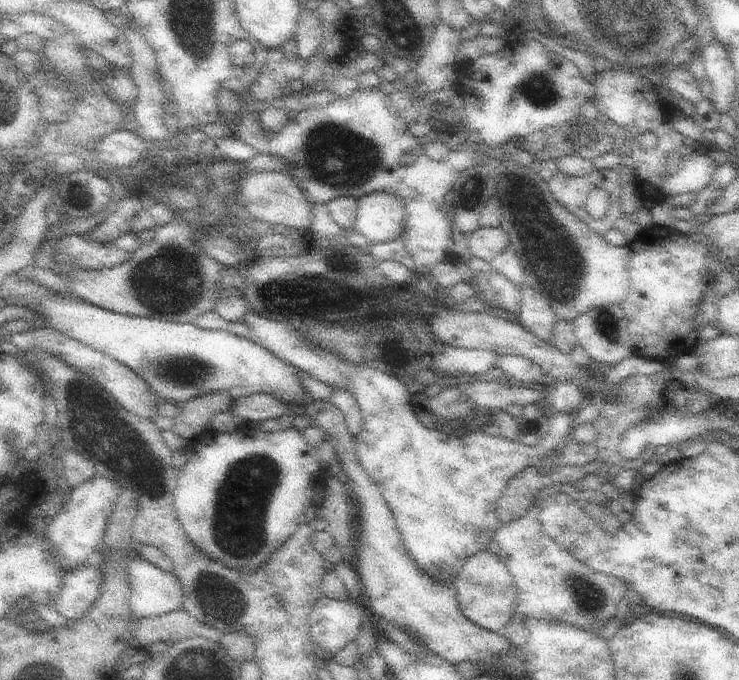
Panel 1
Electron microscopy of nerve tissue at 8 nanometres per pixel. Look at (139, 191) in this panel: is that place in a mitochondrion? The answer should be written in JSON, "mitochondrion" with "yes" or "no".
{"mitochondrion":"no"}

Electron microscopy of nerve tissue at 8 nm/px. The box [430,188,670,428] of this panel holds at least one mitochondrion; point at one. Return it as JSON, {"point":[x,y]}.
{"point":[607,324]}

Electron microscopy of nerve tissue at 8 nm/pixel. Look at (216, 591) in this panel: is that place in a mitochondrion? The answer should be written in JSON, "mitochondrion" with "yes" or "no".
{"mitochondrion":"yes"}

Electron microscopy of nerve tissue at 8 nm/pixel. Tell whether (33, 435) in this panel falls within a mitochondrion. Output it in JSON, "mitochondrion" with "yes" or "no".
{"mitochondrion":"no"}

